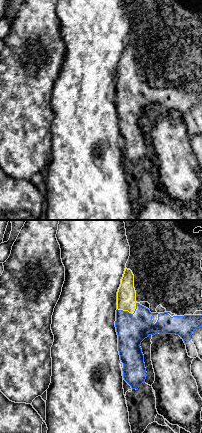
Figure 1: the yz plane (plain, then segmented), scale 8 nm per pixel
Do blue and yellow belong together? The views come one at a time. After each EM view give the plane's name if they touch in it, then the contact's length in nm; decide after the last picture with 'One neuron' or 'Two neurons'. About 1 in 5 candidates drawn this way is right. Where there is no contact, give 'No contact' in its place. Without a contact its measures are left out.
Touches blue in yz. Shared border 170 nm

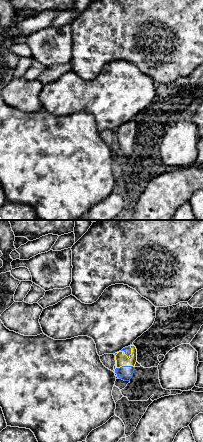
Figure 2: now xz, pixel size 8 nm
Touches blue in xz. Shared border 110 nm

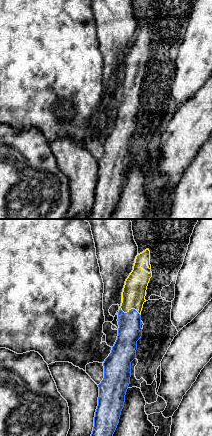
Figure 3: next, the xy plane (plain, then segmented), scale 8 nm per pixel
Touches blue in xy. Shared border 170 nm

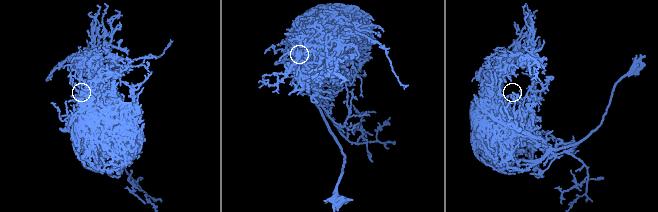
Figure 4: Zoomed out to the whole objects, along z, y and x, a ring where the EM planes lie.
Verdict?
One neuron

